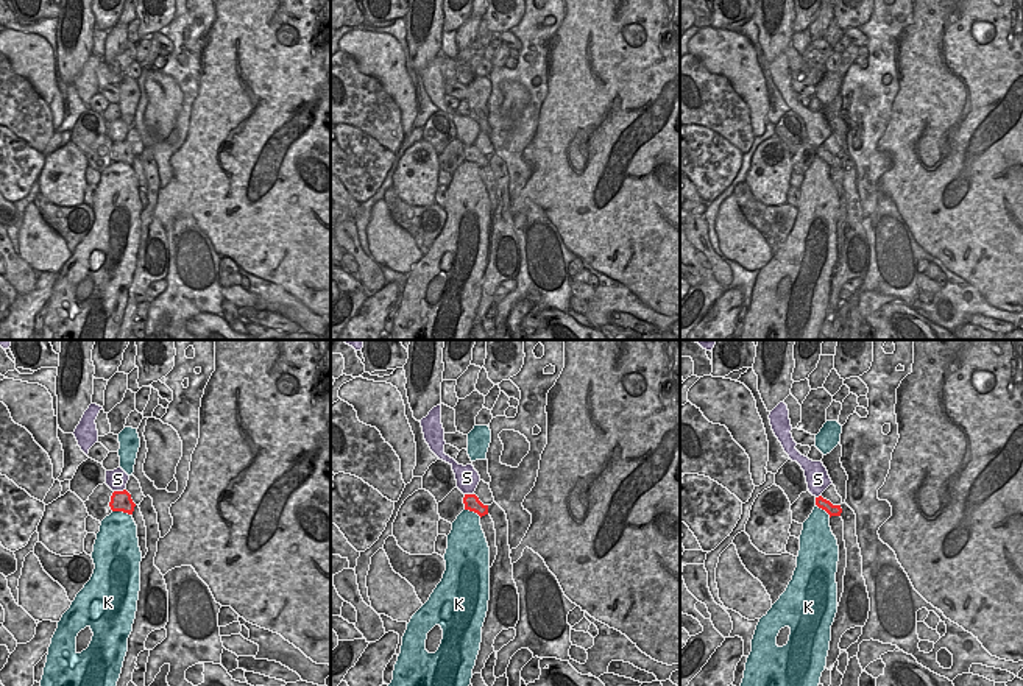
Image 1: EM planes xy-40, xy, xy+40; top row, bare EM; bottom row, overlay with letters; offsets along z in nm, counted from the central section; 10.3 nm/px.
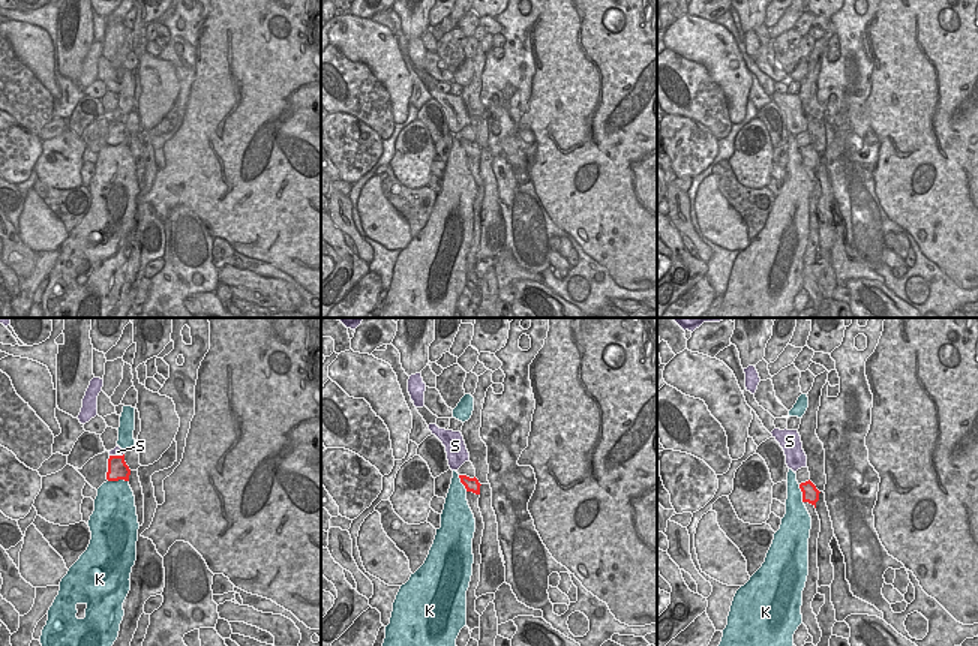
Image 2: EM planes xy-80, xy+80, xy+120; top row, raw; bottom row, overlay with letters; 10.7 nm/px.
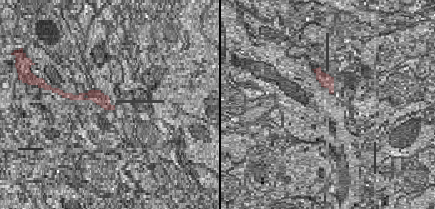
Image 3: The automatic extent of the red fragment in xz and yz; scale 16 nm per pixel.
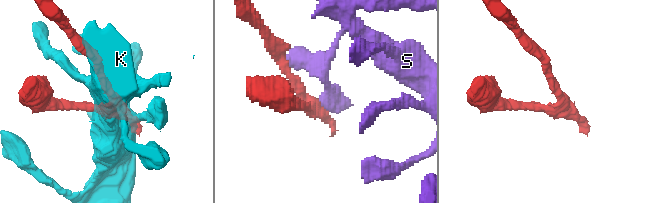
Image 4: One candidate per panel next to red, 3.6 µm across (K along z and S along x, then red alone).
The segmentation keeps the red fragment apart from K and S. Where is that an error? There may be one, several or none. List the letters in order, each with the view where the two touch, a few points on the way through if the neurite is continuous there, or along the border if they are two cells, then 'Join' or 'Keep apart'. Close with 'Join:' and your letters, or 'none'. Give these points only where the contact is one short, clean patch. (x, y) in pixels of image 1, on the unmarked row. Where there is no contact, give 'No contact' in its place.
K: Touches red in xy-40. Keep apart
S: Touches red in xy-40. Boundary: xy-40 (125, 139), (114, 142). Keep apart
Join: none.

